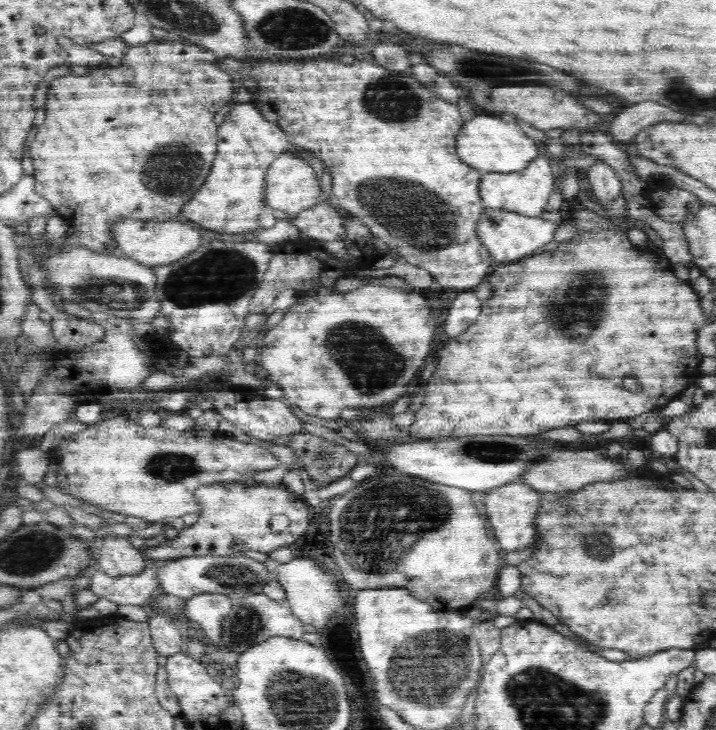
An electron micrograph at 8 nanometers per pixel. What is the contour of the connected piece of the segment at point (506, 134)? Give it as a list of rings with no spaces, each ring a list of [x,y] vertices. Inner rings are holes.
[[[482,112],[473,120],[464,122],[455,135],[455,152],[462,162],[482,173],[522,171],[541,151],[542,146],[528,138],[520,127],[503,122],[499,114],[491,112]]]

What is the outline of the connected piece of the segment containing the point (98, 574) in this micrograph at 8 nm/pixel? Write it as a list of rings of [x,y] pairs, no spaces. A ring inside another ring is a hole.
[[[150,563],[140,574],[134,576],[110,577],[103,571],[95,570],[89,588],[100,598],[103,597],[122,606],[146,606],[160,593],[159,568]]]

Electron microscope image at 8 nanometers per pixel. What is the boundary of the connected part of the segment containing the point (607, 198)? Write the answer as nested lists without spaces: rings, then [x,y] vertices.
[[[600,159],[587,170],[587,181],[593,188],[597,198],[600,199],[603,207],[608,207],[616,197],[621,196],[623,185],[621,179],[616,175],[604,159]]]

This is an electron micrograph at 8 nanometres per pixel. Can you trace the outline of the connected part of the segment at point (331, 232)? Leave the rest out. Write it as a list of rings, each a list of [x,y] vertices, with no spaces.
[[[318,203],[310,206],[291,221],[301,232],[312,238],[315,244],[320,240],[332,242],[345,238],[343,213],[333,204]]]

